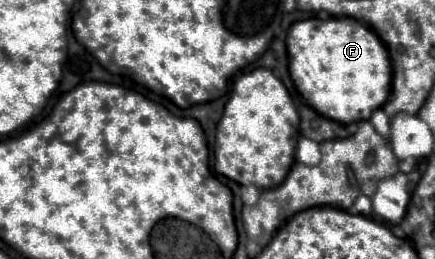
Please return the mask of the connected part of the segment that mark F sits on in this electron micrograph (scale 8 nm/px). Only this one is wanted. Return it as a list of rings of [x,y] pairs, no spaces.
[[[307,19],[291,25],[287,33],[289,73],[299,93],[323,117],[337,123],[367,121],[391,91],[392,68],[381,39],[357,19]]]

